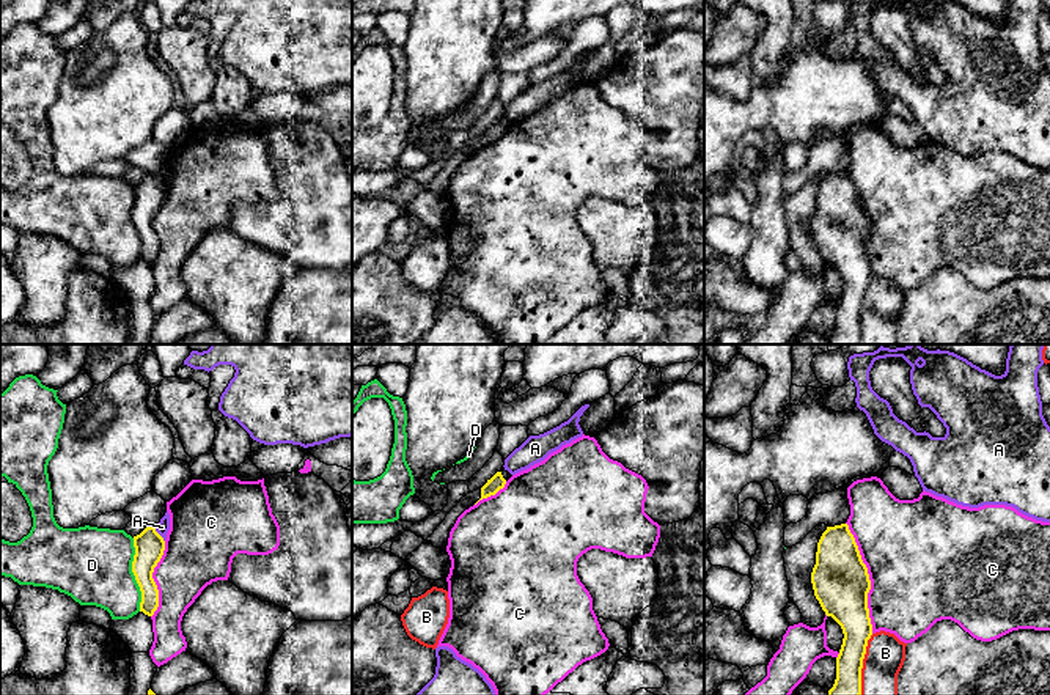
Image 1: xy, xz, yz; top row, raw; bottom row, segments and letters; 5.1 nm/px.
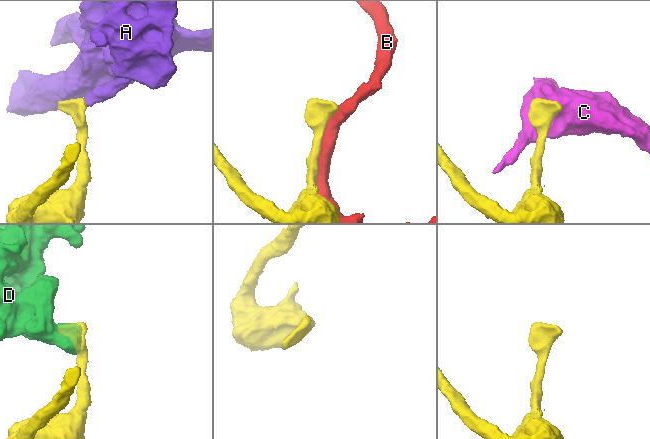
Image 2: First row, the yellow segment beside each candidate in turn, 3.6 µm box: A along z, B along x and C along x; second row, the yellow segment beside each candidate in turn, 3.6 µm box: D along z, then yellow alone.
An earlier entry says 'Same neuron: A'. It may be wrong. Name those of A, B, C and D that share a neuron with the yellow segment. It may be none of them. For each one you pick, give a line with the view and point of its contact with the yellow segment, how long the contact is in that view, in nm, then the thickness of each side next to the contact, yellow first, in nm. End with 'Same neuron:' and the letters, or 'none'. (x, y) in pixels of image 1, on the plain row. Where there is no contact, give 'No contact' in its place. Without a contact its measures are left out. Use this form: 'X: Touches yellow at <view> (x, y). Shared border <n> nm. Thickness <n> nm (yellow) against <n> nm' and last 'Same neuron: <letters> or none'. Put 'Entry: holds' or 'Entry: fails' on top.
Entry: fails
Same neuron: none

